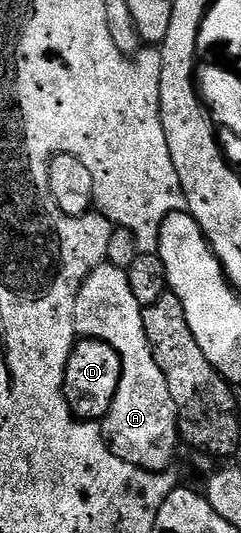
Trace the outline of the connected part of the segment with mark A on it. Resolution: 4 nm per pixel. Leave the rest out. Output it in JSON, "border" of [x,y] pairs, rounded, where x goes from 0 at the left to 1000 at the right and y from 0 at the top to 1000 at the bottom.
{"border":[[[440,492],[411,495],[353,522],[336,544],[320,552],[311,576],[311,629],[365,638],[452,642],[469,657],[502,672],[502,717],[485,724],[485,739],[469,747],[461,765],[419,790],[432,820],[461,835],[461,848],[485,852],[519,867],[622,886],[689,886],[714,876],[710,861],[726,856],[726,839],[751,833],[743,816],[743,779],[718,754],[718,739],[701,739],[701,717],[685,717],[685,702],[668,702],[668,687],[651,687],[651,672],[627,655],[627,644],[593,602],[598,572],[552,559],[552,537],[531,505],[490,503]]]}

